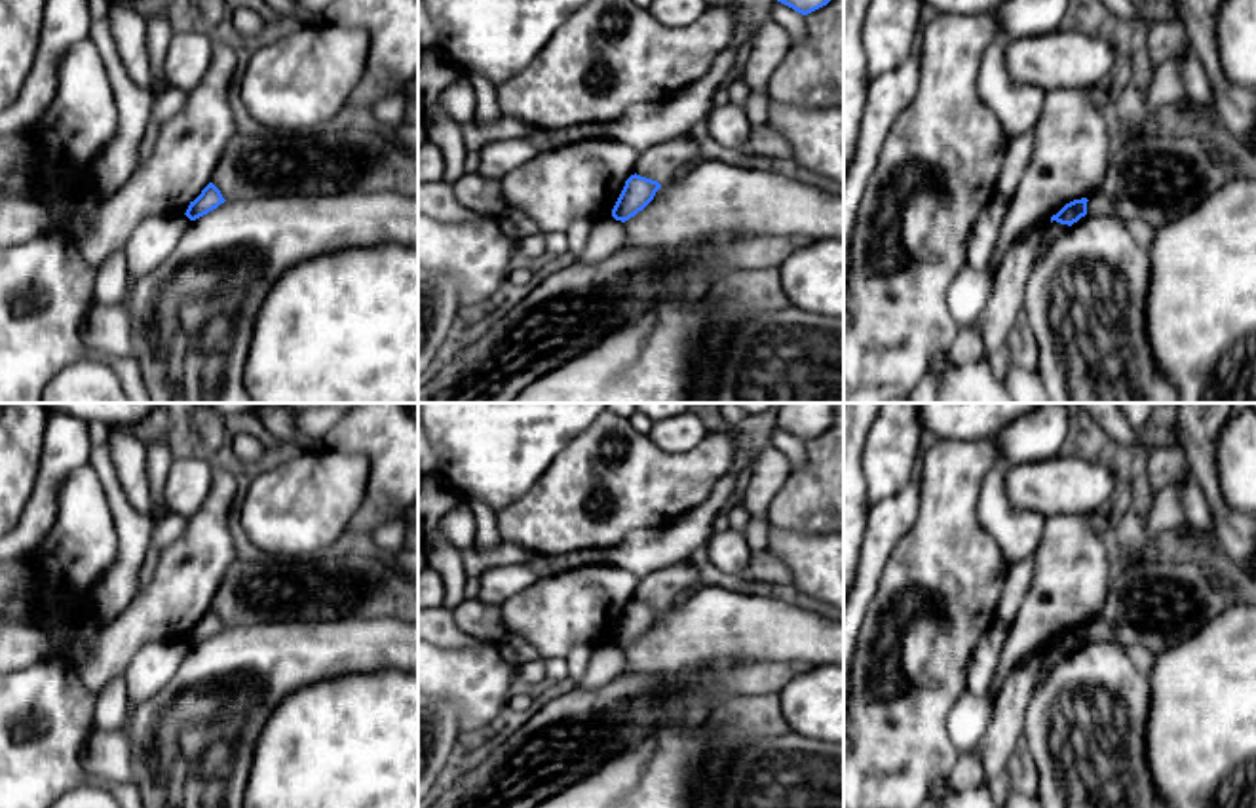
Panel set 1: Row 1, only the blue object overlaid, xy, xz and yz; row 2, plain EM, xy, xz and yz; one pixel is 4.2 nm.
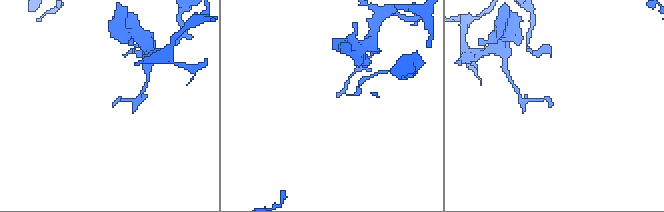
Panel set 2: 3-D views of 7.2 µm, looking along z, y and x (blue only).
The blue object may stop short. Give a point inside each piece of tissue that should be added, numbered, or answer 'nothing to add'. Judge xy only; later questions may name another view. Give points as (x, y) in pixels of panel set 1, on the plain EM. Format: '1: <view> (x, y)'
nothing to add

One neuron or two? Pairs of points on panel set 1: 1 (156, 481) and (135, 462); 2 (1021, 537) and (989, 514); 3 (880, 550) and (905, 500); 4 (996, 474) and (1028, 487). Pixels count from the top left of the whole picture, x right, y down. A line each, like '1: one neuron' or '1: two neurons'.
1: two neurons
2: one neuron
3: one neuron
4: two neurons

